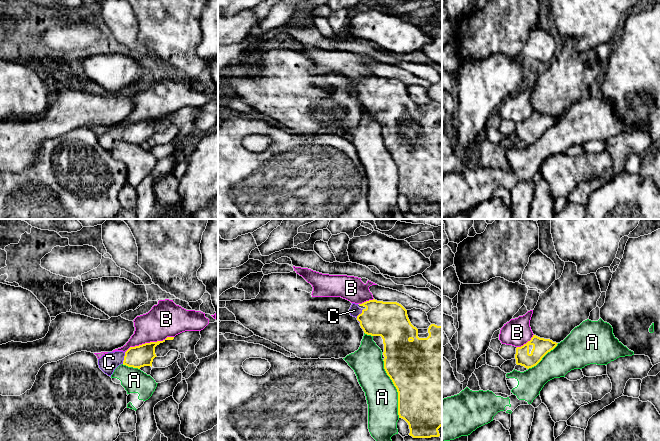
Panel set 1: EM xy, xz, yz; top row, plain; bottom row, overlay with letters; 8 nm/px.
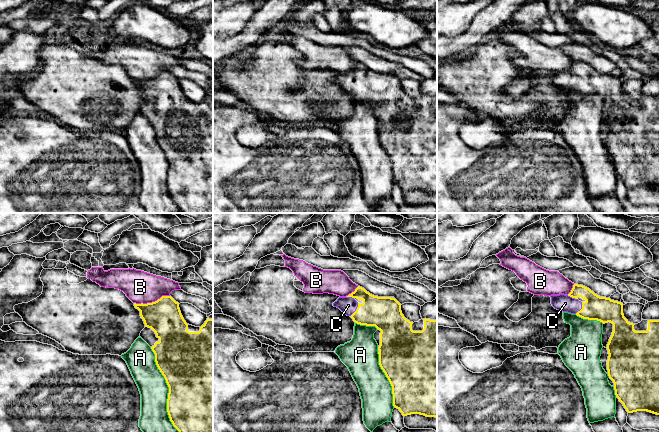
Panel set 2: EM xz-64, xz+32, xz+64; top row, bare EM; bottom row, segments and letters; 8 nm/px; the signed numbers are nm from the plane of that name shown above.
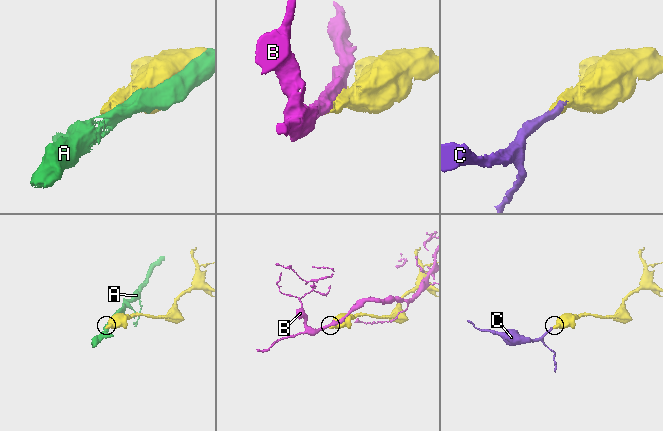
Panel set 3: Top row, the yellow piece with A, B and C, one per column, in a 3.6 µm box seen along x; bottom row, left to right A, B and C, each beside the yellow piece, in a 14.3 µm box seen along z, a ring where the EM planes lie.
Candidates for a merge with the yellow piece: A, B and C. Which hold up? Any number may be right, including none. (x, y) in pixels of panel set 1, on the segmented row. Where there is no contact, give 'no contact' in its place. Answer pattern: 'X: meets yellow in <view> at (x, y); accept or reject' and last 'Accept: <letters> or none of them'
A: meets yellow in xz at (396, 388); reject
B: meets yellow in xy at (150, 342); reject
C: meets yellow in xz at (361, 313); accept
Accept: C

